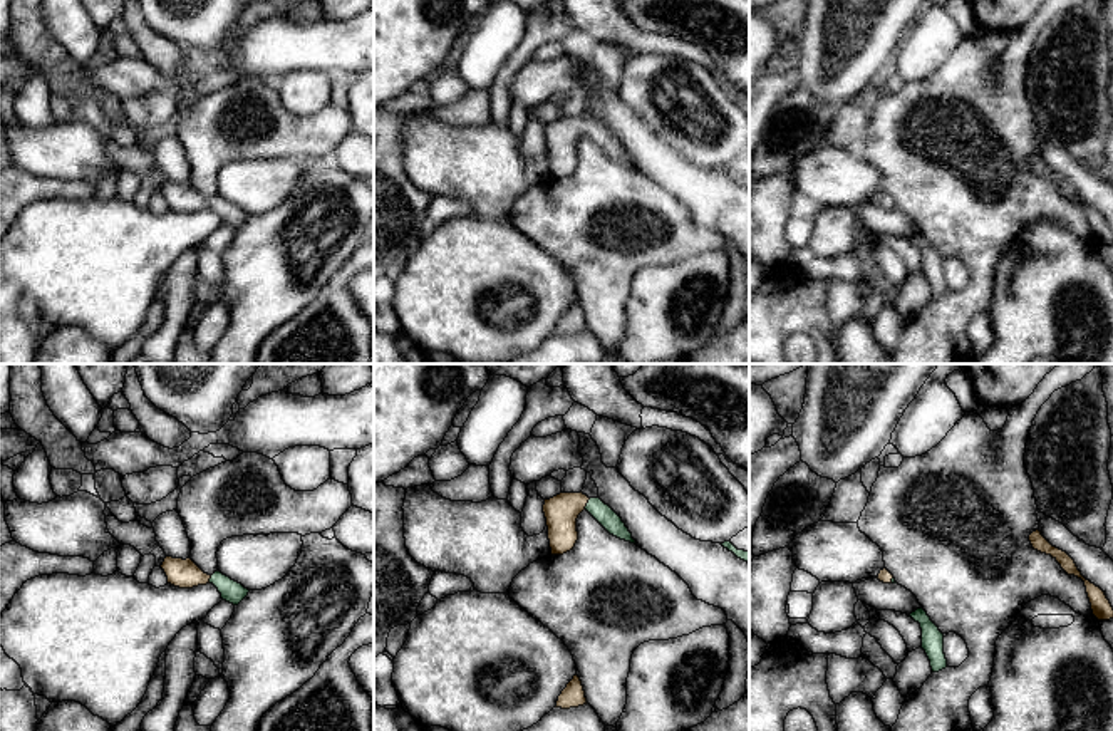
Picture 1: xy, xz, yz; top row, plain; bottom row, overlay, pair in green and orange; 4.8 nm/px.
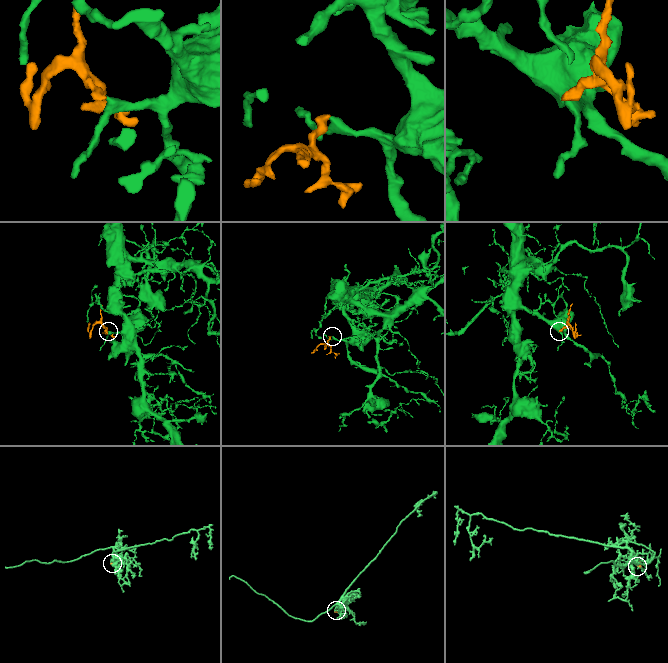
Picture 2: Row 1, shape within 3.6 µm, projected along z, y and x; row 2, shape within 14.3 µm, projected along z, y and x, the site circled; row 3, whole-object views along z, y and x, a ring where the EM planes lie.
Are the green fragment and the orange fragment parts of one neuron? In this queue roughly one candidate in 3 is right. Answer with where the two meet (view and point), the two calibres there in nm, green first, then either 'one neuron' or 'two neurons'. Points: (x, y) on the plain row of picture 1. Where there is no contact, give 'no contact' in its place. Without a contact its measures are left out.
xz (587, 128) | 90/160 nm | one neuron

